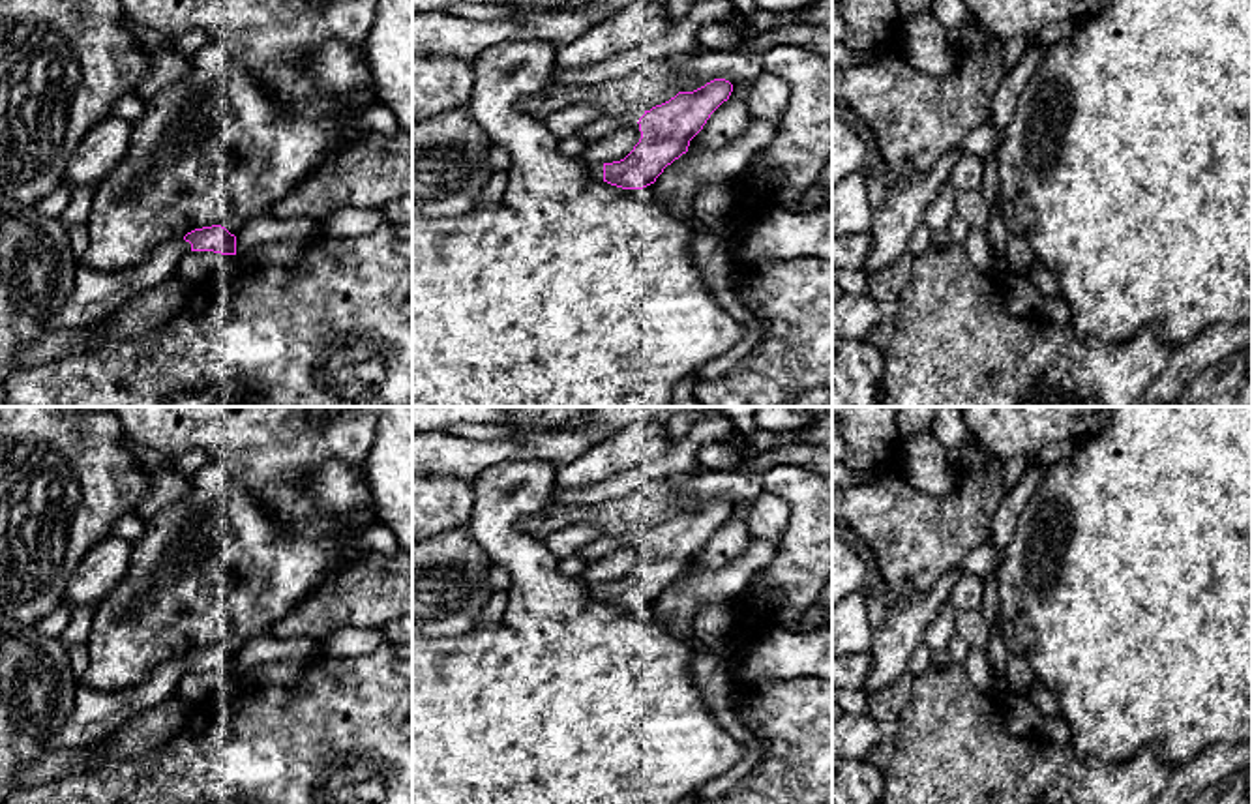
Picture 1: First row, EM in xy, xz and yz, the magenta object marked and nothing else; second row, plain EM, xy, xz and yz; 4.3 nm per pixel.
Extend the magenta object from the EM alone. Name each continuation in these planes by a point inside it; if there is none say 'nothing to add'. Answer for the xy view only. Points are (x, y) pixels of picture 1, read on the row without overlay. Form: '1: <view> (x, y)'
1: xy (96, 713)

